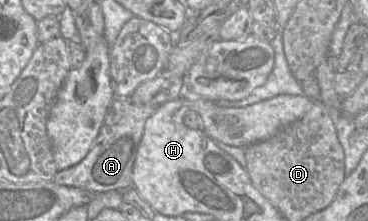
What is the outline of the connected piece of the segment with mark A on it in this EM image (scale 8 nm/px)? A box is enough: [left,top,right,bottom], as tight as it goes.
[52,96,161,193]

